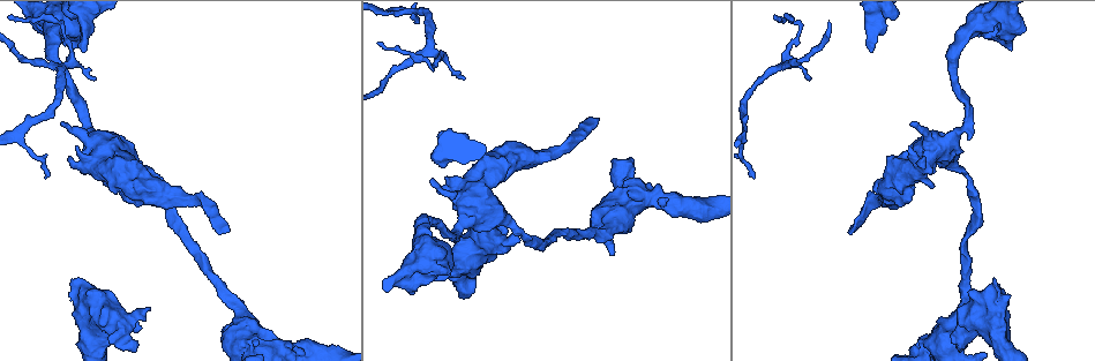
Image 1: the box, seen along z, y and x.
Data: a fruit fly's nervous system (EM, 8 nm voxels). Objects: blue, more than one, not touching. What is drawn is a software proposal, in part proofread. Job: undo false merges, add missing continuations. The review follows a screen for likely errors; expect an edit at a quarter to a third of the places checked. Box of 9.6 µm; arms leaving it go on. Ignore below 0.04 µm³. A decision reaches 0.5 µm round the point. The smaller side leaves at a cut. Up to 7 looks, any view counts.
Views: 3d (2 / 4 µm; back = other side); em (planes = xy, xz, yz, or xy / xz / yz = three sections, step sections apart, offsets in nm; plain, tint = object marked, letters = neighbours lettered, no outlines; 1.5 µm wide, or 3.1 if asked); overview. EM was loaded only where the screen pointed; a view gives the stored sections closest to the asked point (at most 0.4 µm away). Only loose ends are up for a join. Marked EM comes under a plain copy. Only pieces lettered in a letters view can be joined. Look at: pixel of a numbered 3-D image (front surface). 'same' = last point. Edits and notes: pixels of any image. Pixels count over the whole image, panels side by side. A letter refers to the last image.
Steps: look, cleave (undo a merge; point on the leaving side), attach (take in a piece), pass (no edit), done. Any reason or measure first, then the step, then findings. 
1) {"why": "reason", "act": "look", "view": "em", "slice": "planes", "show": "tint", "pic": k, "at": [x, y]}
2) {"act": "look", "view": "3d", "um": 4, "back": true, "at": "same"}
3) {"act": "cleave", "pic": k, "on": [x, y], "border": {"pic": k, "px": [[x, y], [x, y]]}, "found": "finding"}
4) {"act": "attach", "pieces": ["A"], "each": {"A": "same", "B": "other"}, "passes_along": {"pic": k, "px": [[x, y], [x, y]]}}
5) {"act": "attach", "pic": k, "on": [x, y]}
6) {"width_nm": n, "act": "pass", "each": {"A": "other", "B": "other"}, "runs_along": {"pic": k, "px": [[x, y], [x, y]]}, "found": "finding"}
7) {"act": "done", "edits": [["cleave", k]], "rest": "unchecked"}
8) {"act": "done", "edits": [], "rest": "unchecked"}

{"why": "an open end", "act": "look", "view": "em", "slice": "planes", "show": "letters", "pic": 1, "at": [446, 180]}

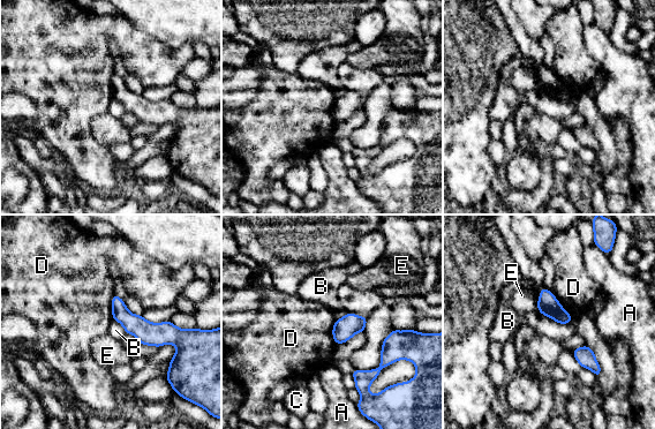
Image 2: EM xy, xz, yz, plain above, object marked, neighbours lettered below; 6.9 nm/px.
{"act": "pass", "each": {"A": "other", "B": "other", "C": "other", "D": "other", "E": "other"}, "found": "none of them fits"}

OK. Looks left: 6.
{"why": "a fork", "act": "look", "view": "3d", "um": 4, "pic": 1, "at": [782, 67]}

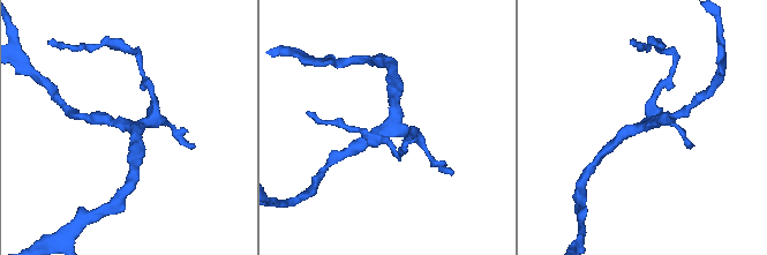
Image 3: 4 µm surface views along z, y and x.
{"why": "shape alone is not enough", "act": "look", "view": "em", "slice": "xz", "step": 8, "show": "tint", "pic": 3, "at": [400, 130]}

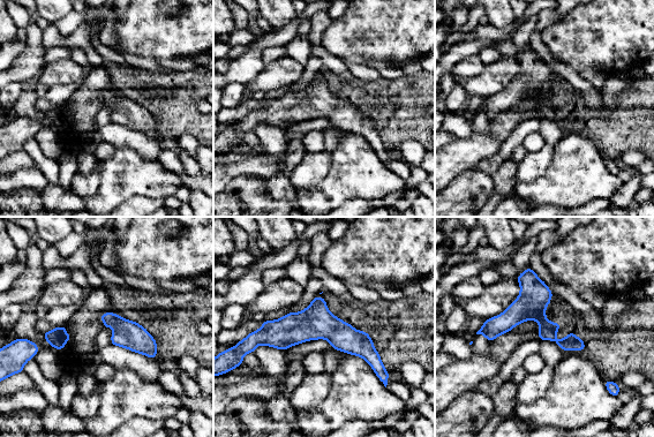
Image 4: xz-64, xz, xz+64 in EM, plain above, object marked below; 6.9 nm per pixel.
{"act": "look", "view": "em", "slice": "xy", "step": 8, "show": "letters", "at": "same"}

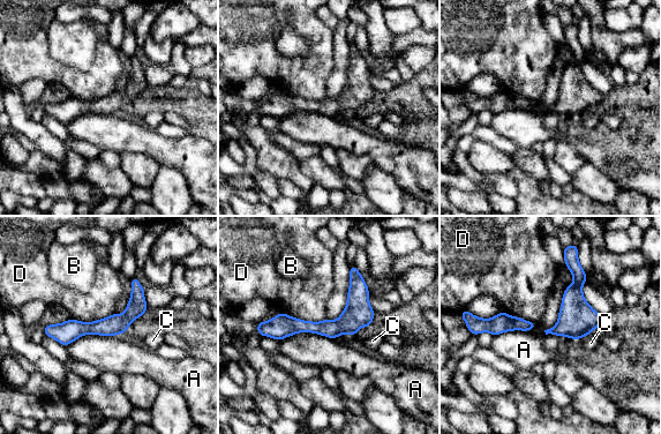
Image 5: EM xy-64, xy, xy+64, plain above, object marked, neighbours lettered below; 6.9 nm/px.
{"act": "pass", "each": {"A": "other", "B": "other", "C": "other", "D": "other"}, "found": "one neuron here"}

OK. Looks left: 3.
{"act": "look", "view": "3d", "um": 2, "pic": 1, "at": [81, 50]}

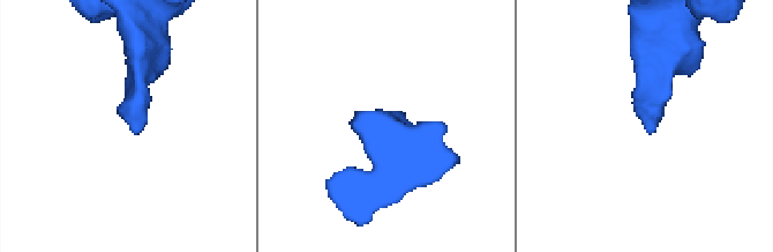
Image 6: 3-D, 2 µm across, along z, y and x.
{"why": "shape alone is not enough", "act": "look", "view": "em", "slice": "yz", "step": 8, "show": "tint", "pic": 6, "at": [135, 133]}

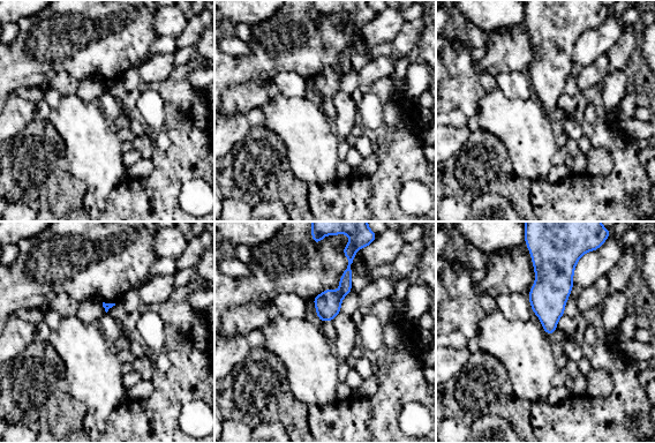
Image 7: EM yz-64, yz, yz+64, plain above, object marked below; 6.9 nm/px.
{"why": "cut it another way", "act": "look", "view": "em", "slice": "planes", "show": "letters", "at": "same"}

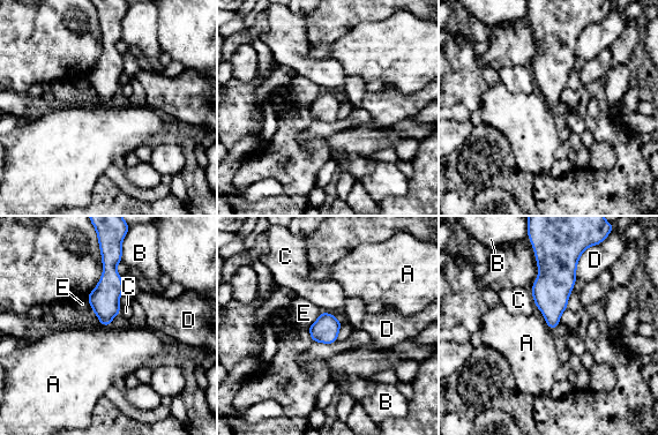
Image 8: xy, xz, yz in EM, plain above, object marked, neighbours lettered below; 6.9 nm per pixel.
{"longest_contact_nm": ["D", 180], "act": "pass", "each": {"A": "other", "B": "other", "C": "other", "D": "other", "E": "other"}, "found": "none of them fits"}

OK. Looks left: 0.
{"act": "done", "edits": [], "rest": "unchecked"}

